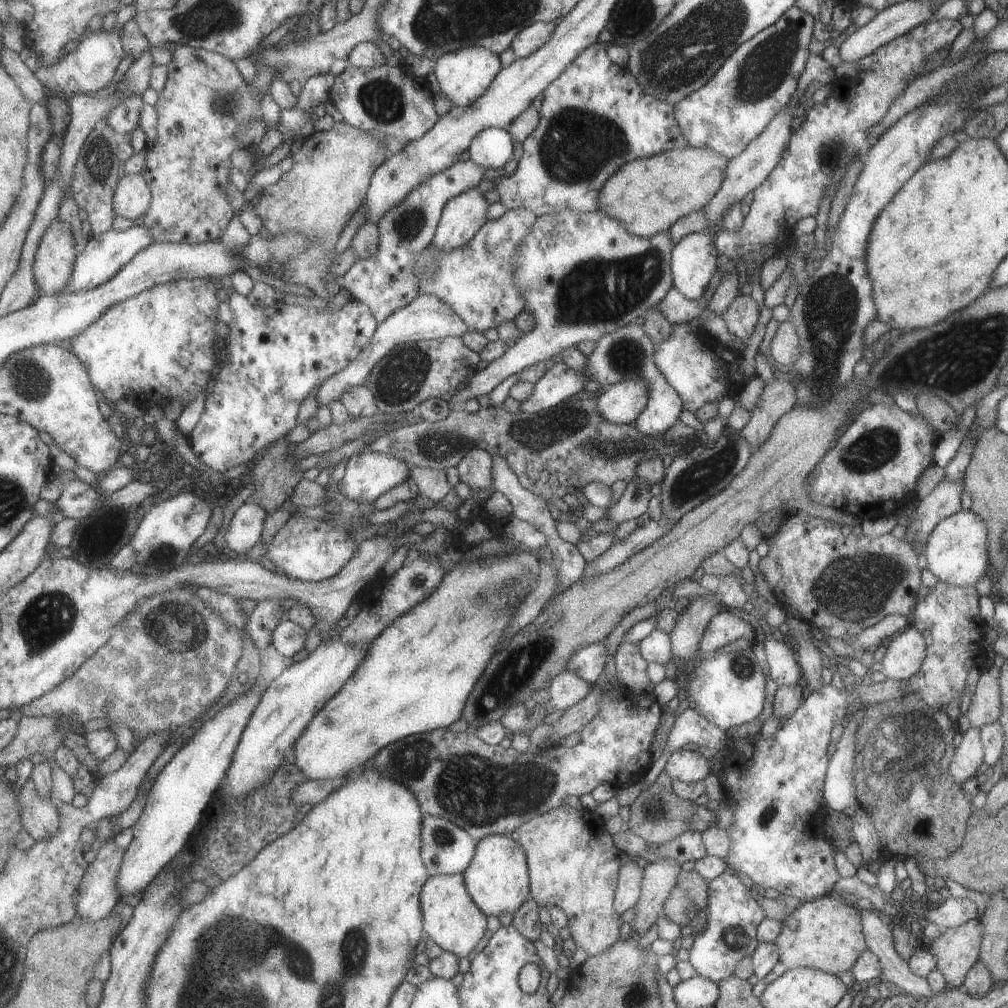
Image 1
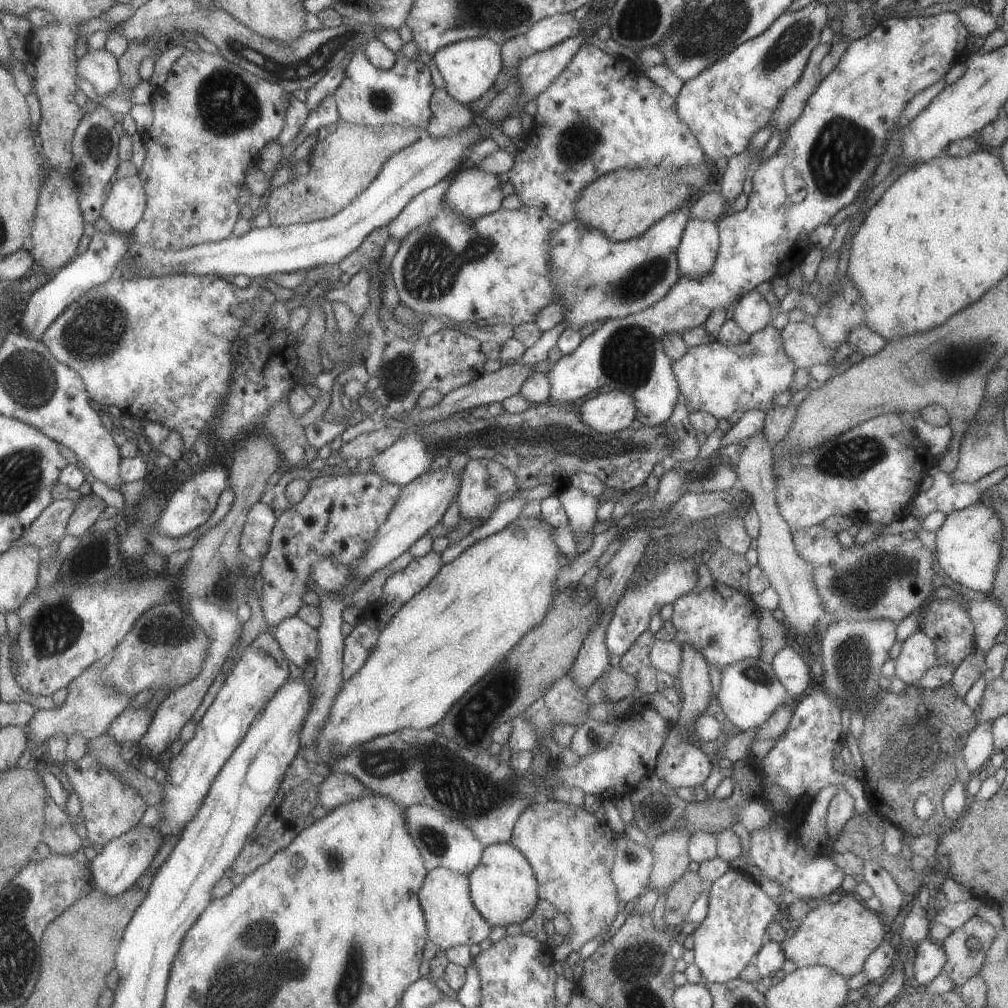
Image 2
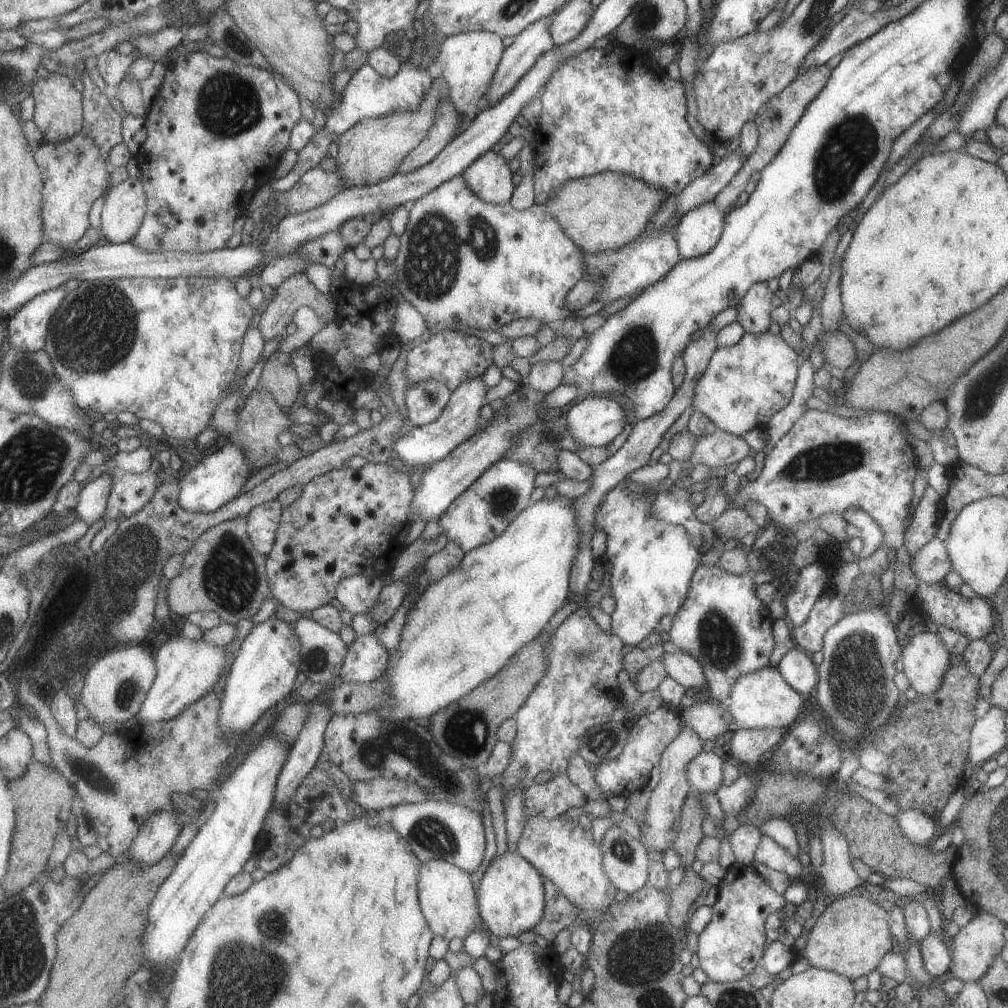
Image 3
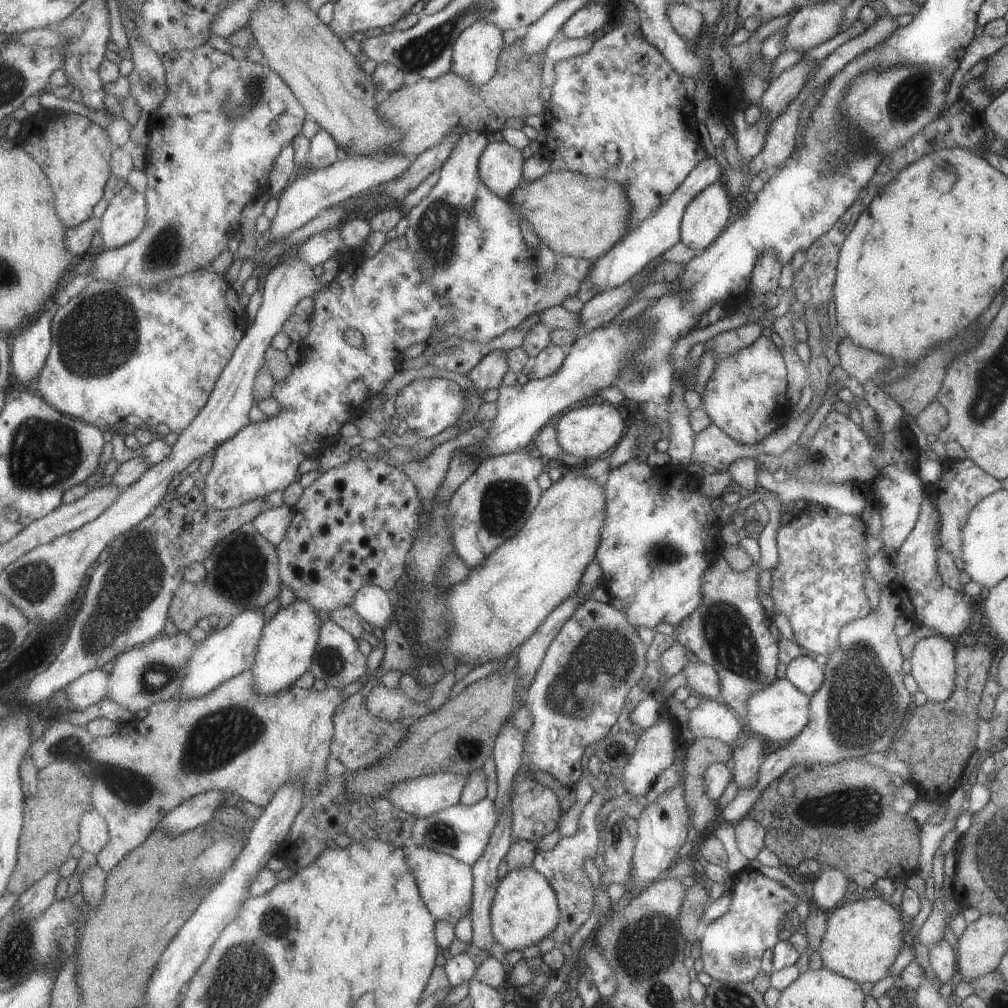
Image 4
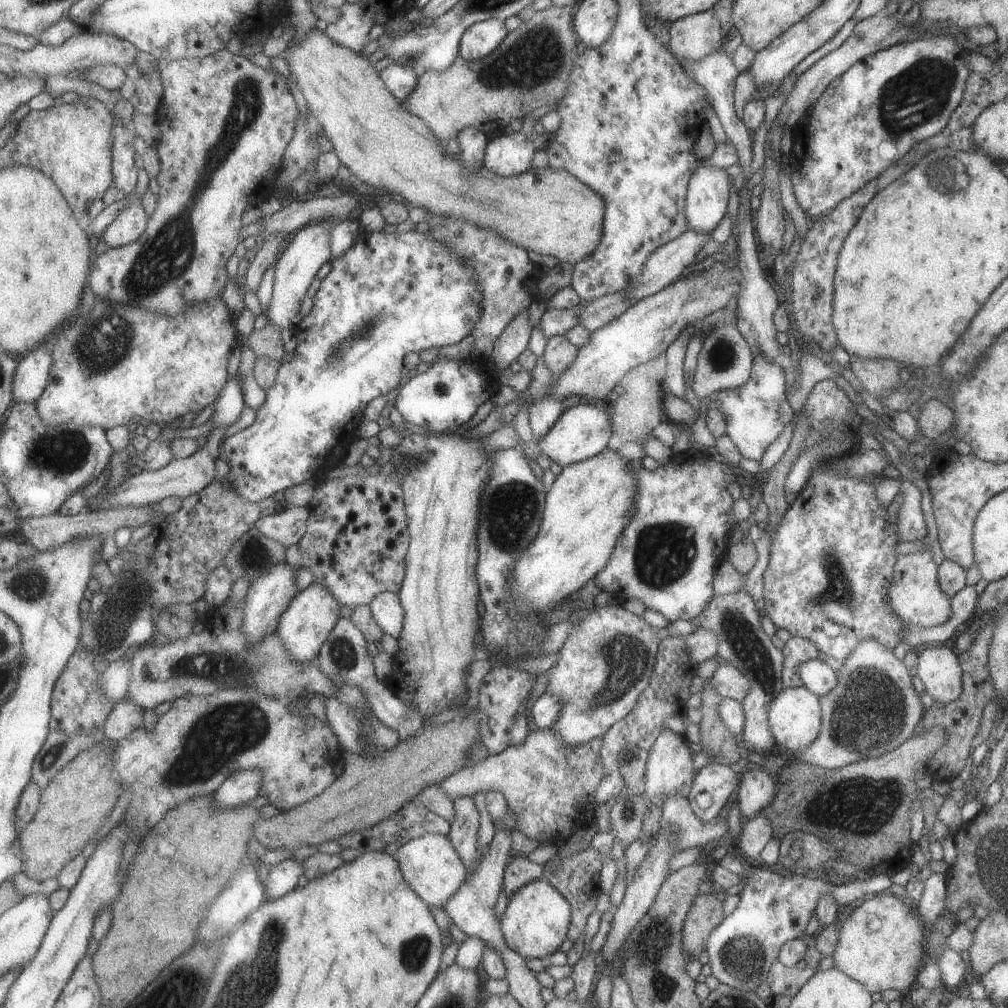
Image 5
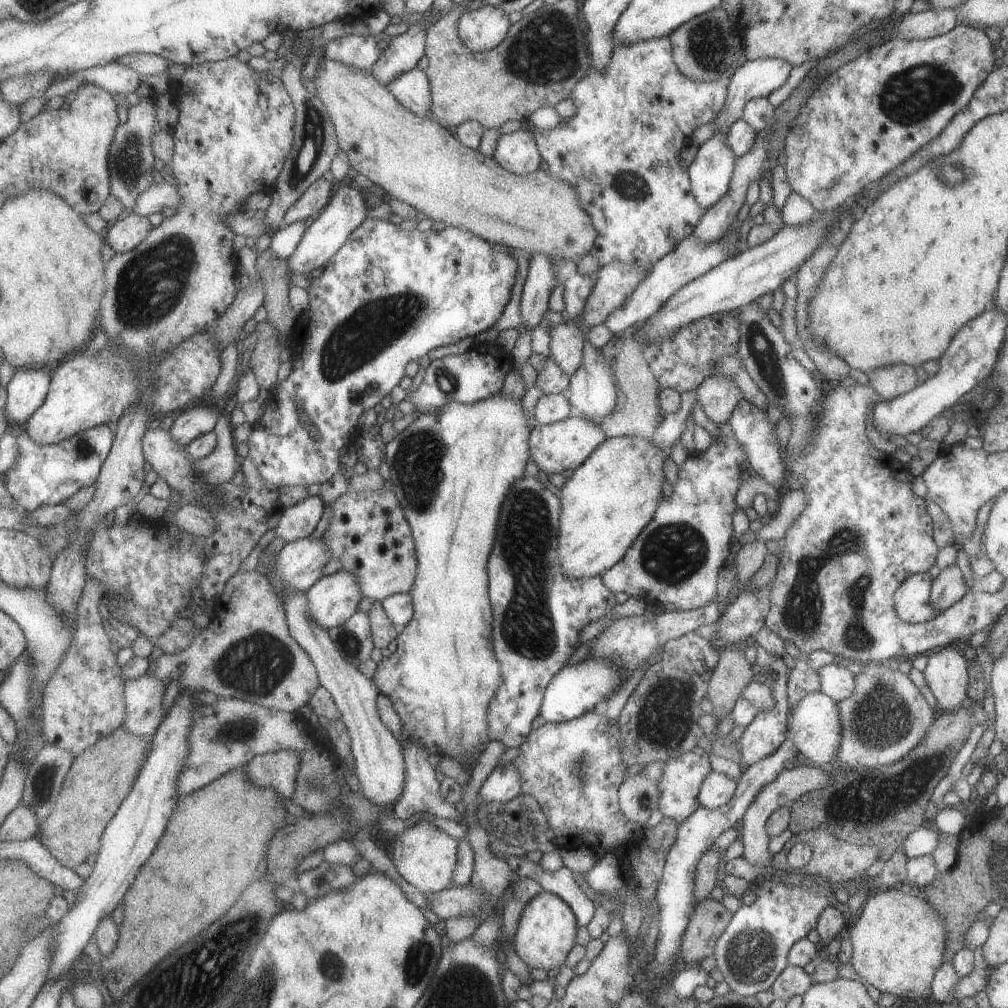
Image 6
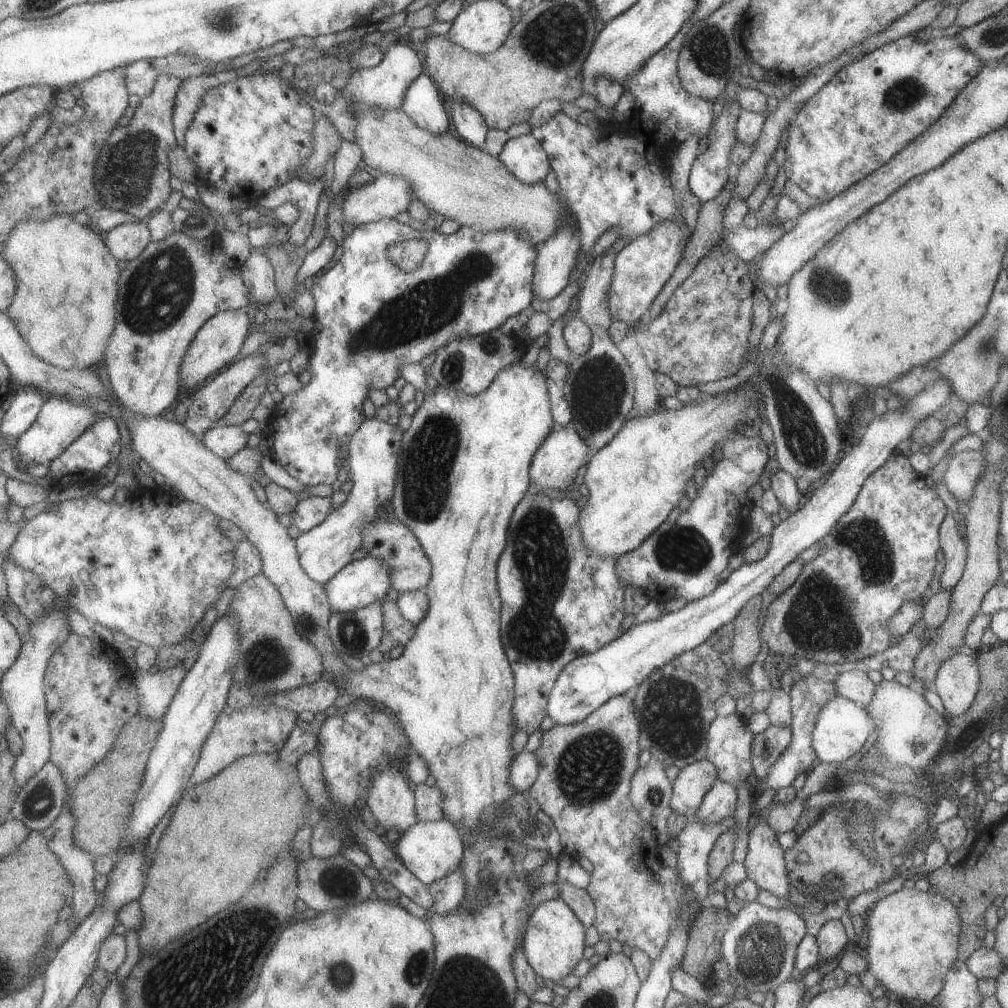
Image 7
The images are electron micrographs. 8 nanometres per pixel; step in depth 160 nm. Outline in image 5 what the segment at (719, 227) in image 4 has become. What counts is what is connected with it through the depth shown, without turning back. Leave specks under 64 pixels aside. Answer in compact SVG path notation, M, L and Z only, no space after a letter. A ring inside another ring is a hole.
M701 160L691 173L685 197L684 217L688 228L711 233L727 208L730 176Z

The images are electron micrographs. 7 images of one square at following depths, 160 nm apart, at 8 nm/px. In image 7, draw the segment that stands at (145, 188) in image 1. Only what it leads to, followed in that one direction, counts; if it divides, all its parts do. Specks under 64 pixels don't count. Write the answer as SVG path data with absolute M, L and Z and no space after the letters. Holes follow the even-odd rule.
M145 220L117 226L108 233L106 243L113 256L118 260L133 261L152 242L152 231Z

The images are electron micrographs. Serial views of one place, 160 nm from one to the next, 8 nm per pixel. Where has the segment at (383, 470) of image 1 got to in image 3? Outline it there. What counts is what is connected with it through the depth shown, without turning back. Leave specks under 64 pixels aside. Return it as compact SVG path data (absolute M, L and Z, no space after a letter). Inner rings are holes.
M481 377L468 378L460 382L457 388L450 392L450 397L442 413L429 424L413 427L400 440L397 440L392 446L392 452L396 453L398 459L409 466L421 466L422 464L431 464L441 460L446 454L449 454L458 444L467 440L476 430L478 422L482 421L479 417L479 408L485 404L485 392L487 386Z

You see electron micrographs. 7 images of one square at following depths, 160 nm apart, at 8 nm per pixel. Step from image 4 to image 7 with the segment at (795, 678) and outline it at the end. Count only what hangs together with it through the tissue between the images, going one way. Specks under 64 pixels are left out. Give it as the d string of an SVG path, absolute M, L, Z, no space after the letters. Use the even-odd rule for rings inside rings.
M848 671L840 673L834 681L836 695L865 708L871 703L876 684L873 684L866 673Z

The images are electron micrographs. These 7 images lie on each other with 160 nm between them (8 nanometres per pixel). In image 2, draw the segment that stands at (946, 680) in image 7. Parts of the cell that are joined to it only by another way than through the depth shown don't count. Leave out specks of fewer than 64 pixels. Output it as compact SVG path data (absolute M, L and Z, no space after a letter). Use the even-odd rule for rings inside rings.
M921 630L902 641L895 659L894 676L906 685L917 685L922 674L934 667L938 656L933 641Z

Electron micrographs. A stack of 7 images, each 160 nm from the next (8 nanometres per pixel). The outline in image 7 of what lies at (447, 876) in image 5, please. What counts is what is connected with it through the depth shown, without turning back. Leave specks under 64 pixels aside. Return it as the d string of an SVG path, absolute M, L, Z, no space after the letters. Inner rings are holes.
M440 816L432 821L414 823L406 832L397 837L394 853L405 869L409 870L409 873L423 885L429 886L460 866L464 848L461 836L451 822Z

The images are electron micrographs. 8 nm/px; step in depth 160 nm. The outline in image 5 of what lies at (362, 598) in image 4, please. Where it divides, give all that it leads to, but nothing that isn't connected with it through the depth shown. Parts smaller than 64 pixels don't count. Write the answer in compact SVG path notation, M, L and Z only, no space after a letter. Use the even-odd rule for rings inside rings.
M379 593L368 604L370 613L377 626L391 638L399 638L404 612L397 593Z

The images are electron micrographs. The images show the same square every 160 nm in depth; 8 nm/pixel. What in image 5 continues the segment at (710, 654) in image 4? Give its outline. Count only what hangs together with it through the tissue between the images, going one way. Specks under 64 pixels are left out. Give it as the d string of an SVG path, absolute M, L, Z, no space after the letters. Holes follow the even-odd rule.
M737 591L724 595L713 595L705 610L693 617L692 624L696 628L704 628L715 636L715 656L719 663L731 665L743 672L750 682L749 692L742 698L741 704L744 712L744 725L741 740L738 741L749 752L756 751L763 754L774 745L773 735L769 730L766 717L766 707L770 700L781 692L782 687L782 650L771 643L771 639L761 629L760 616L755 608L752 598L745 591Z

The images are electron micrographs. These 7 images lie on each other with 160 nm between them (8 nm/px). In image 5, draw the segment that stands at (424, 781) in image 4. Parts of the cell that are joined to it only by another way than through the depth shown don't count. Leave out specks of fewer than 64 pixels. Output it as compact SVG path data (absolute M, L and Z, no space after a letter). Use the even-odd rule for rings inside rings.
M547 727L529 731L524 741L509 745L496 755L487 755L487 758L472 767L463 766L445 777L437 786L441 787L451 800L455 797L472 797L480 790L485 793L499 791L505 797L509 812L516 818L515 829L527 838L533 838L539 844L553 842L555 846L558 846L584 824L594 821L591 815L597 804L593 794L604 775L598 750L593 750L589 743L581 743L572 747L562 745L554 733L554 728Z

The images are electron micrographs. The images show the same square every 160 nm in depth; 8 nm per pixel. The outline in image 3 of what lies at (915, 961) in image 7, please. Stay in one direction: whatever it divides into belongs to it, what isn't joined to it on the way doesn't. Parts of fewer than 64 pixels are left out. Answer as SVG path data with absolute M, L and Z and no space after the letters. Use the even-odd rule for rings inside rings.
M844 895L832 899L830 904L816 917L816 922L810 930L805 946L796 951L797 957L804 958L809 967L827 969L847 977L852 981L859 976L867 976L869 972L877 968L878 962L885 953L895 949L895 942L890 935L887 924L888 914L881 909L872 897Z

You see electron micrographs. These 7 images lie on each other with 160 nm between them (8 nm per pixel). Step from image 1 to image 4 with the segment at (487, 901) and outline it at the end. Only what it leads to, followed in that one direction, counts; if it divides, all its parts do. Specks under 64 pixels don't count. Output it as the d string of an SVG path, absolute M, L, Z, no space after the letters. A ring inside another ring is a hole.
M521 867L508 870L498 882L490 902L490 929L505 951L522 951L526 946L536 945L543 937L548 937L557 926L559 915L558 902L547 879L532 867Z

